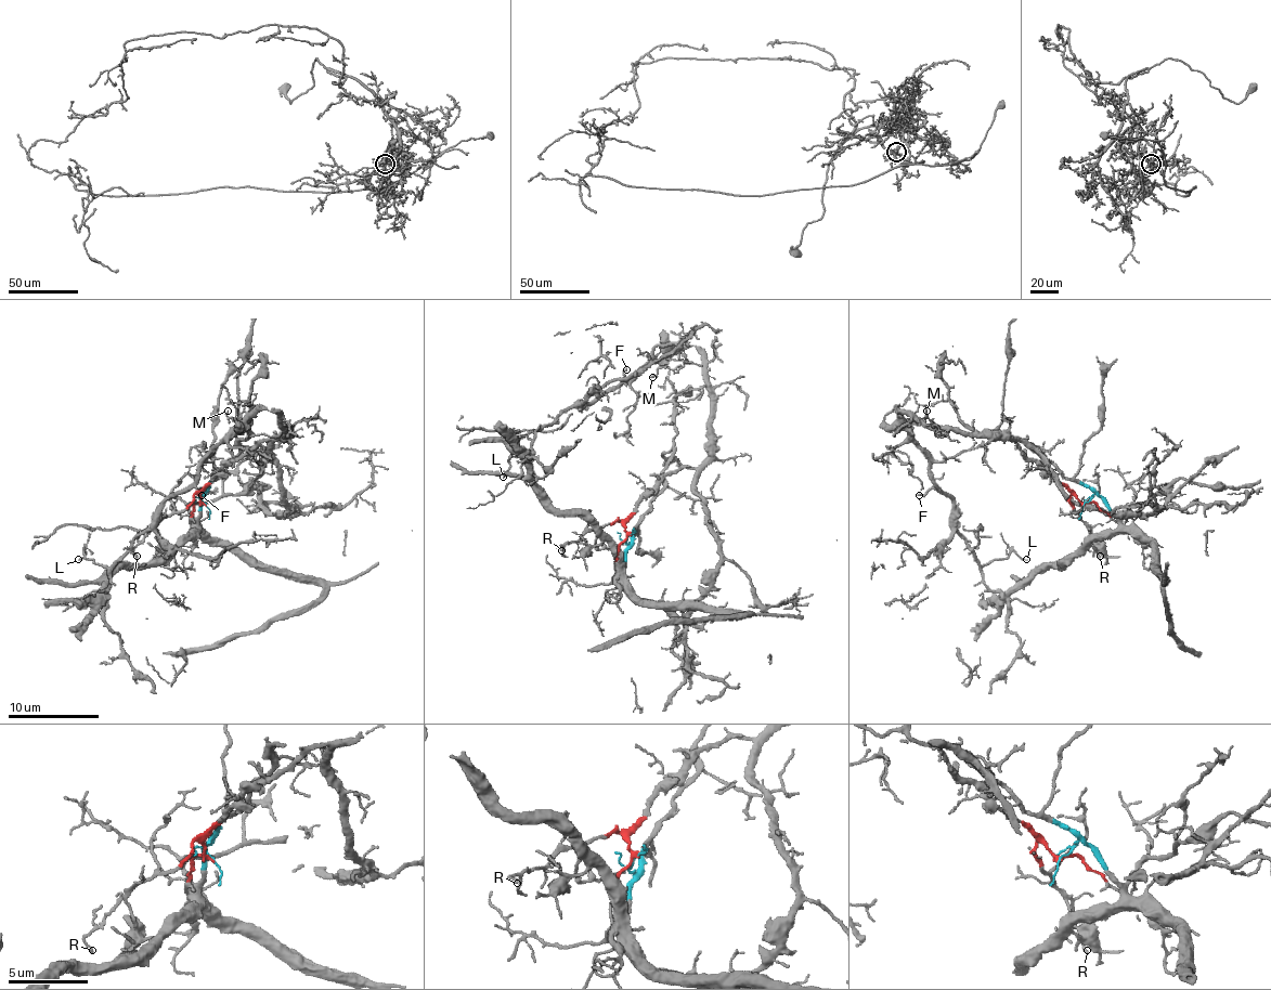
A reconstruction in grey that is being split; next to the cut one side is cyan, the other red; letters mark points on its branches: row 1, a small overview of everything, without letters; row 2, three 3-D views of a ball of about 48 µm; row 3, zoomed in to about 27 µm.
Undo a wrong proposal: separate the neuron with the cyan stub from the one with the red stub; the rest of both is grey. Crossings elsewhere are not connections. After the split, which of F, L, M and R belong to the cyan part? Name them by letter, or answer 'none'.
none

